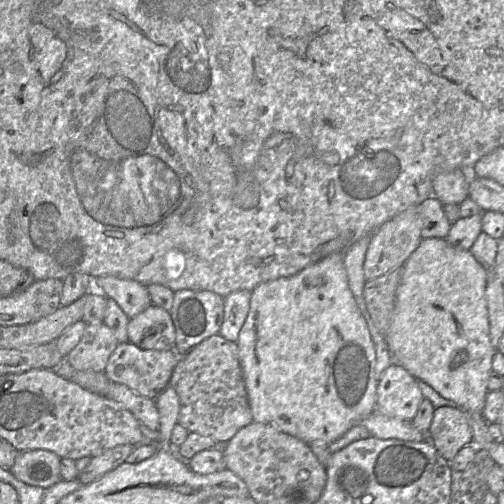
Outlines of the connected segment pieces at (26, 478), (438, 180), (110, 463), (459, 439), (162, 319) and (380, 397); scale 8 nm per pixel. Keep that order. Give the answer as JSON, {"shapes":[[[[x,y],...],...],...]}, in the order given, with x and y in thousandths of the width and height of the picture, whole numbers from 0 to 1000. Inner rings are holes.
{"shapes":[[[[93,893],[46,895],[18,935],[56,962],[95,970],[121,952],[119,919],[121,909]]],[[[915,335],[867,345],[857,357],[861,387],[879,407],[911,407],[931,393],[933,355]]],[[[242,881],[210,893],[200,903],[183,907],[169,931],[155,940],[153,954],[173,962],[194,952],[210,938],[248,919],[268,887],[262,881]]],[[[907,806],[865,810],[847,861],[851,875],[889,917],[915,889],[938,879],[927,817]]],[[[300,603],[260,631],[252,649],[254,677],[288,694],[347,694],[349,657],[339,625]]],[[[780,718],[750,756],[744,815],[768,827],[817,835],[839,792],[827,752]]]]}

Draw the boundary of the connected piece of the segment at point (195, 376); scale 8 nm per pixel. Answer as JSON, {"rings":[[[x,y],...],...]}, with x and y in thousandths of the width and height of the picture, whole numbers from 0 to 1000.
{"rings":[[[437,663],[421,665],[371,700],[359,704],[335,756],[355,786],[357,817],[353,841],[373,853],[415,865],[429,879],[448,881],[478,849],[502,835],[492,784],[476,722],[468,679],[446,673]]]}

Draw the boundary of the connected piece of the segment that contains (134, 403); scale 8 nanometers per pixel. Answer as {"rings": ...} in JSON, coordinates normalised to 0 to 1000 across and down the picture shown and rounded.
{"rings":[[[222,756],[208,788],[244,804],[294,849],[315,853],[315,819],[306,792],[284,788],[252,766]]]}

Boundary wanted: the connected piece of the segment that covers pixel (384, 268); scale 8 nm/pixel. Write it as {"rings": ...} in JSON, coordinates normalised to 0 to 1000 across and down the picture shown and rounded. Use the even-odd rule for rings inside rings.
{"rings":[[[819,409],[792,423],[738,462],[722,516],[726,558],[764,546],[788,530],[800,530],[804,518],[827,494],[839,474],[835,454],[837,435],[831,411]]]}

